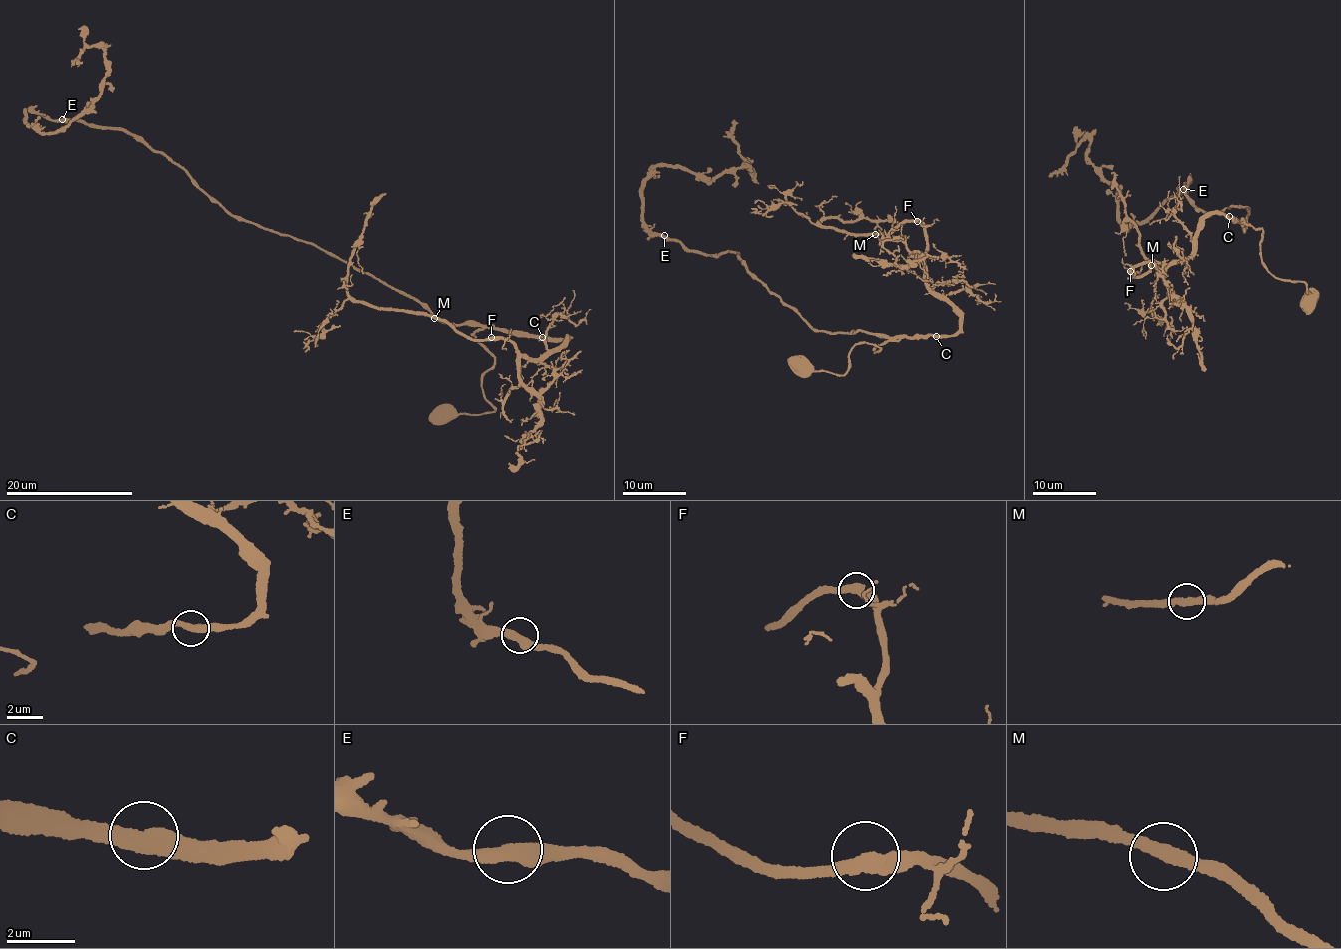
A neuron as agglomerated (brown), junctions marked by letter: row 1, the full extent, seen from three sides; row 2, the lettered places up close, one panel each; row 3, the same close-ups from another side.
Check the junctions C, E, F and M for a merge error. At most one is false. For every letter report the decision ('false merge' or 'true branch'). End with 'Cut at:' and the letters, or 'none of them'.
C: true branch
E: true branch
F: true branch
M: true branch
Cut at: none of them

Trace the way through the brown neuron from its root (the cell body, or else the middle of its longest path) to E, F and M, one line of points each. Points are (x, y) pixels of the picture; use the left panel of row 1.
E: (365, 273), (315, 245), (239, 220), (176, 164), (125, 132), (62, 119)
F: (365, 273), (410, 294), (453, 324), (567, 336), (533, 360), (504, 337), (491, 337)
M: (365, 273), (410, 294), (453, 324), (567, 336), (533, 360), (504, 337), (474, 341), (434, 318)

